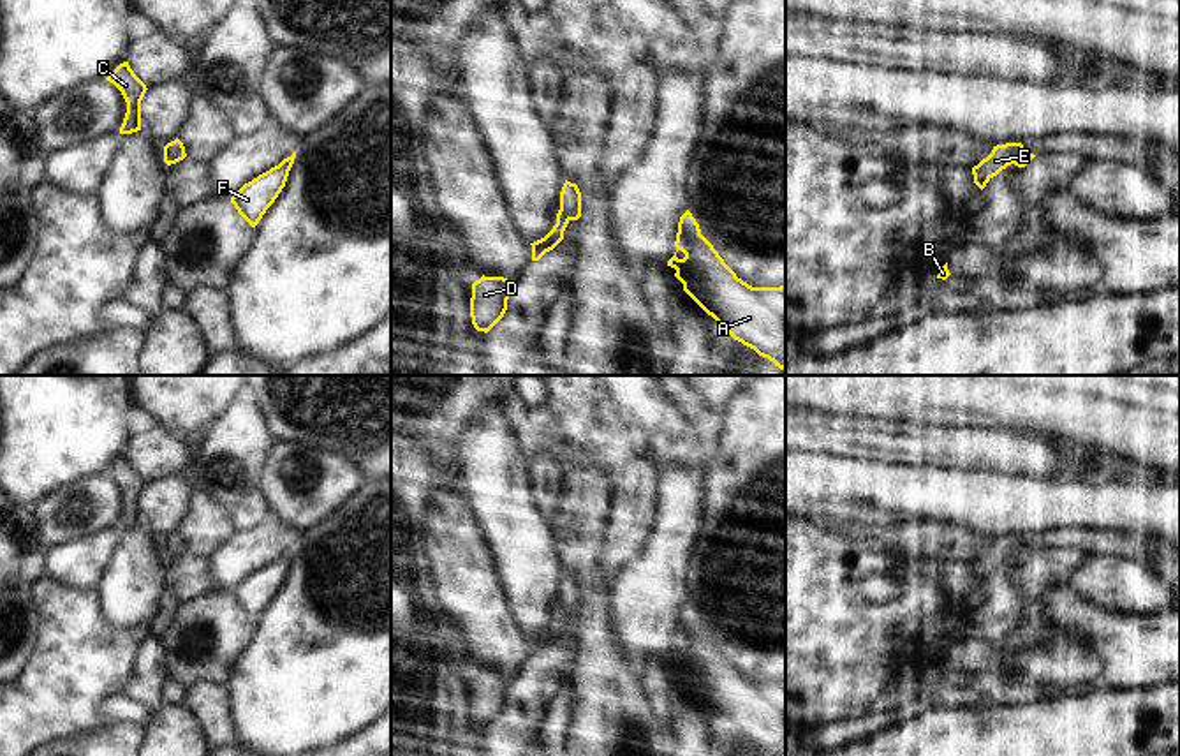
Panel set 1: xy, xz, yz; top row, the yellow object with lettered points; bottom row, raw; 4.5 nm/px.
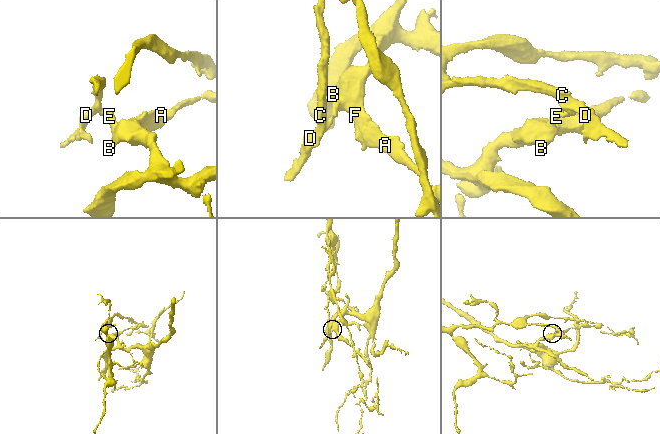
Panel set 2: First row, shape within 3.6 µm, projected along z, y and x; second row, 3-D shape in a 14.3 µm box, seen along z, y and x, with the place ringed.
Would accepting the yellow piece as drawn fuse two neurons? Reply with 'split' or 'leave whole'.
split

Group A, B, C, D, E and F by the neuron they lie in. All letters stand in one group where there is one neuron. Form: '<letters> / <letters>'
A B E F / C D

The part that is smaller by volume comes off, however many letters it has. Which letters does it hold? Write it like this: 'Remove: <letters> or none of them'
Remove: C, D

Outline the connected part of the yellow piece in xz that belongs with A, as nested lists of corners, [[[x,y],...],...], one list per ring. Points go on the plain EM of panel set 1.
[[[687,604],[678,617],[676,647],[667,656],[683,686],[734,735],[770,756],[785,756],[785,680],[752,682],[724,657],[713,640],[701,629],[699,619]]]

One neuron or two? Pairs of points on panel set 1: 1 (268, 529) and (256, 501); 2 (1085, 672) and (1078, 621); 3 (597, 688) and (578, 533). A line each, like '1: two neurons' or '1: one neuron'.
1: two neurons
2: two neurons
3: one neuron

